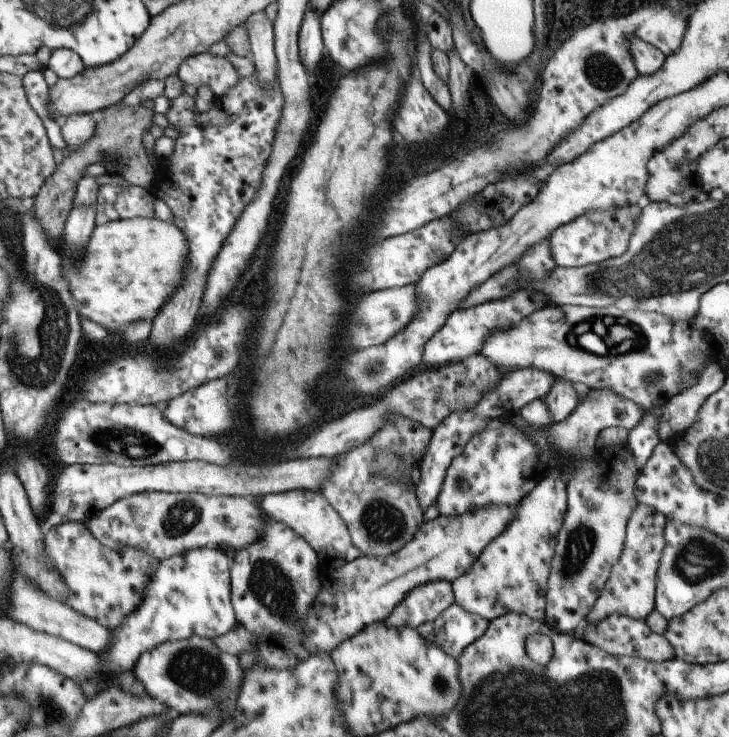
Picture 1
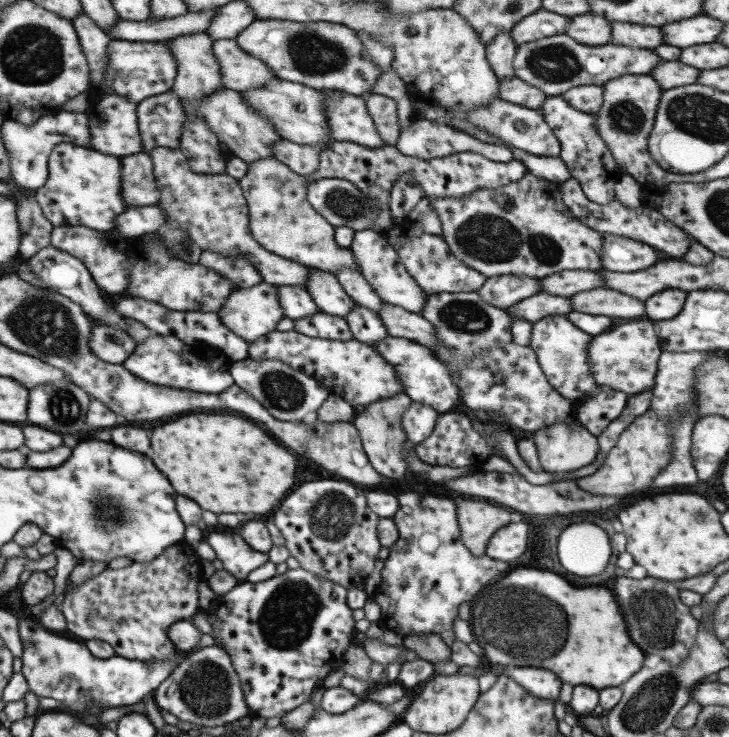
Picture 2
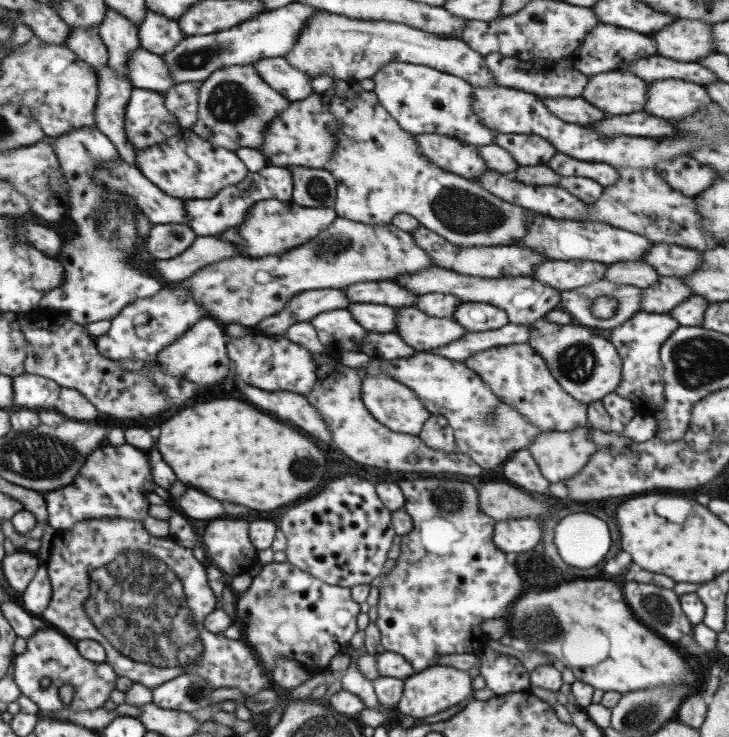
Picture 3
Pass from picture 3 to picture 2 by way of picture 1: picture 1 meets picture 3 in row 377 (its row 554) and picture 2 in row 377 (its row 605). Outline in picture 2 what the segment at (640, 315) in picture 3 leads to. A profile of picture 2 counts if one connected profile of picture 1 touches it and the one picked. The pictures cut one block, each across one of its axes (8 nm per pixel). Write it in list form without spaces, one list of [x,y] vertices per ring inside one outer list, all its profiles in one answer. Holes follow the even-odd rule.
[[[644,319],[644,322],[626,322],[591,338],[587,354],[588,365],[599,385],[622,390],[629,396],[653,388],[661,351],[658,329],[652,319]]]

